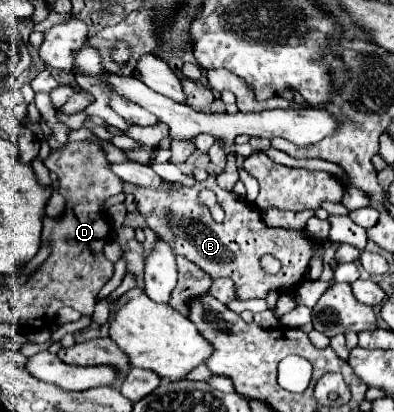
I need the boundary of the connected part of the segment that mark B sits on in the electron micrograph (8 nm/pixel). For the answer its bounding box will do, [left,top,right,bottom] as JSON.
[134,175,316,299]

